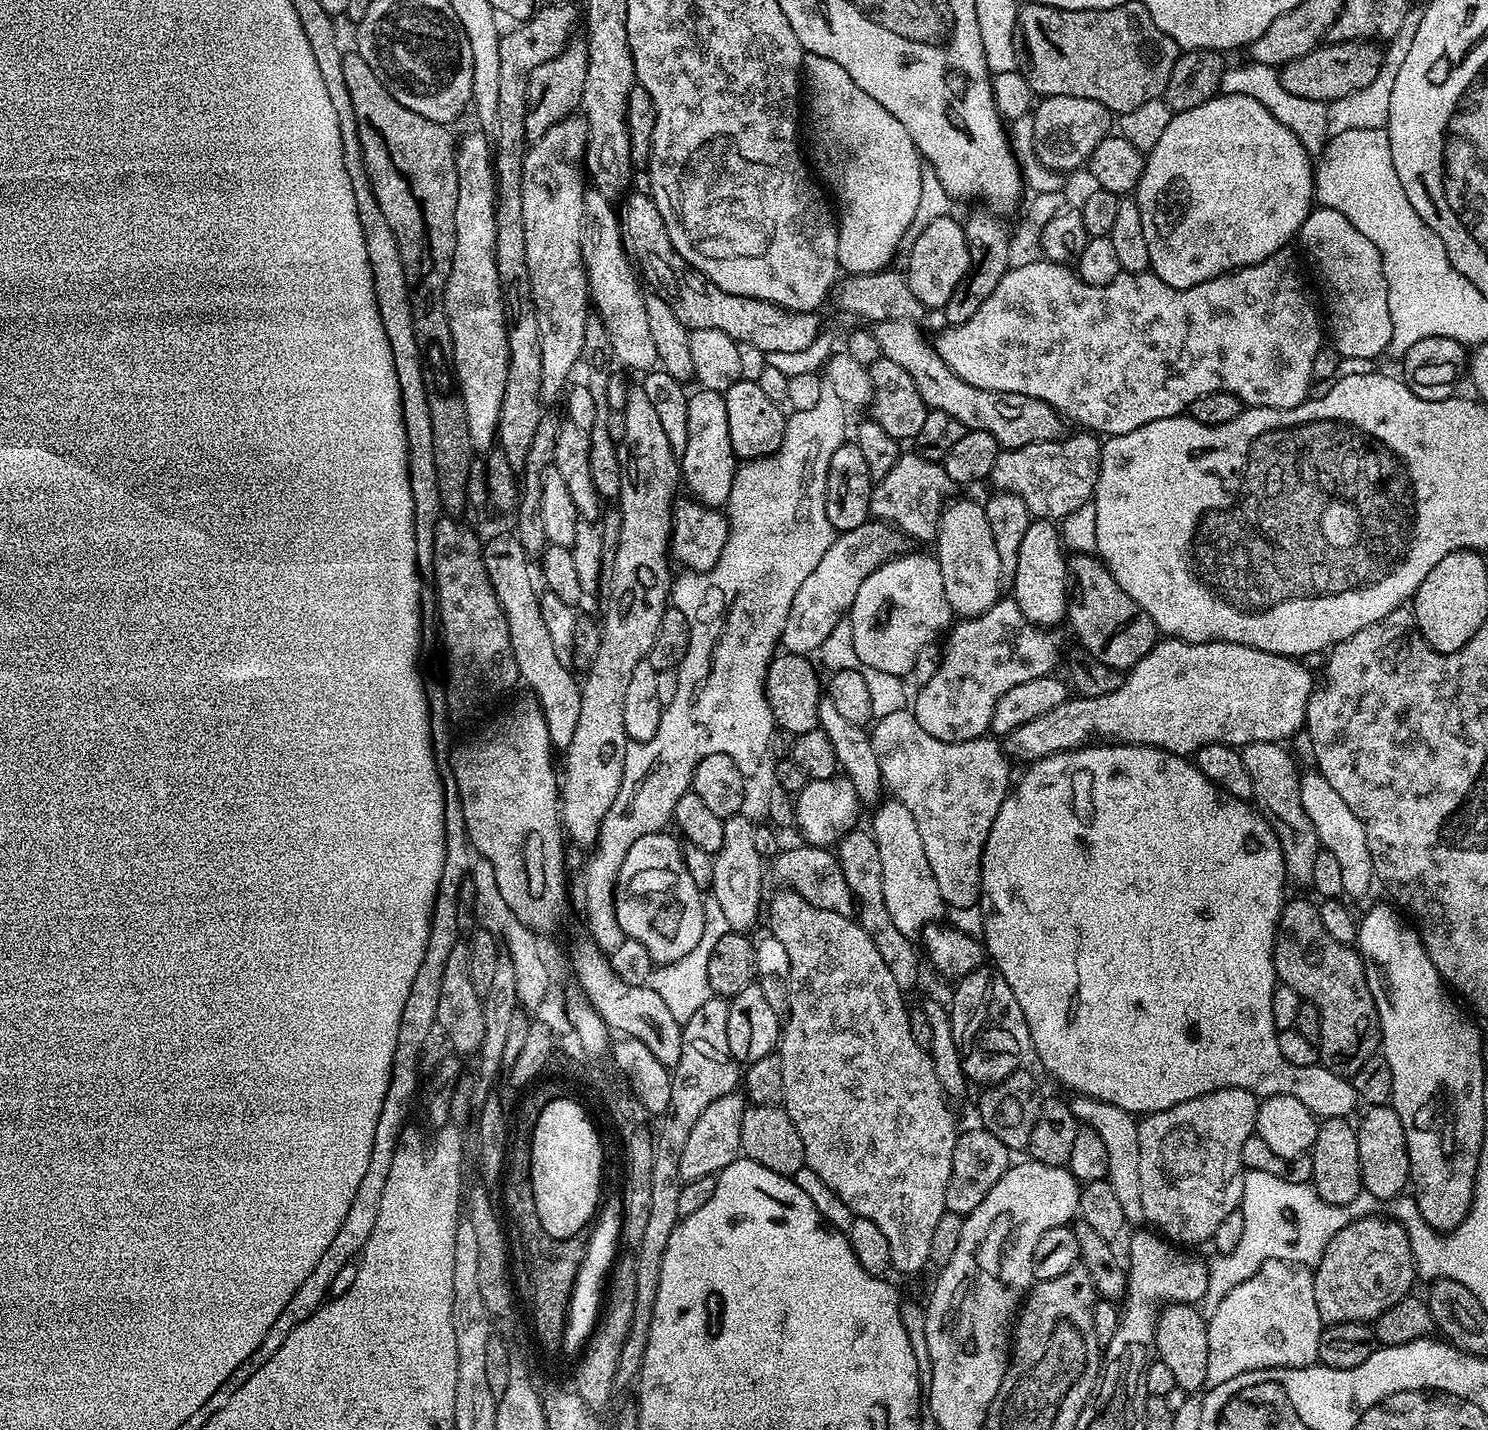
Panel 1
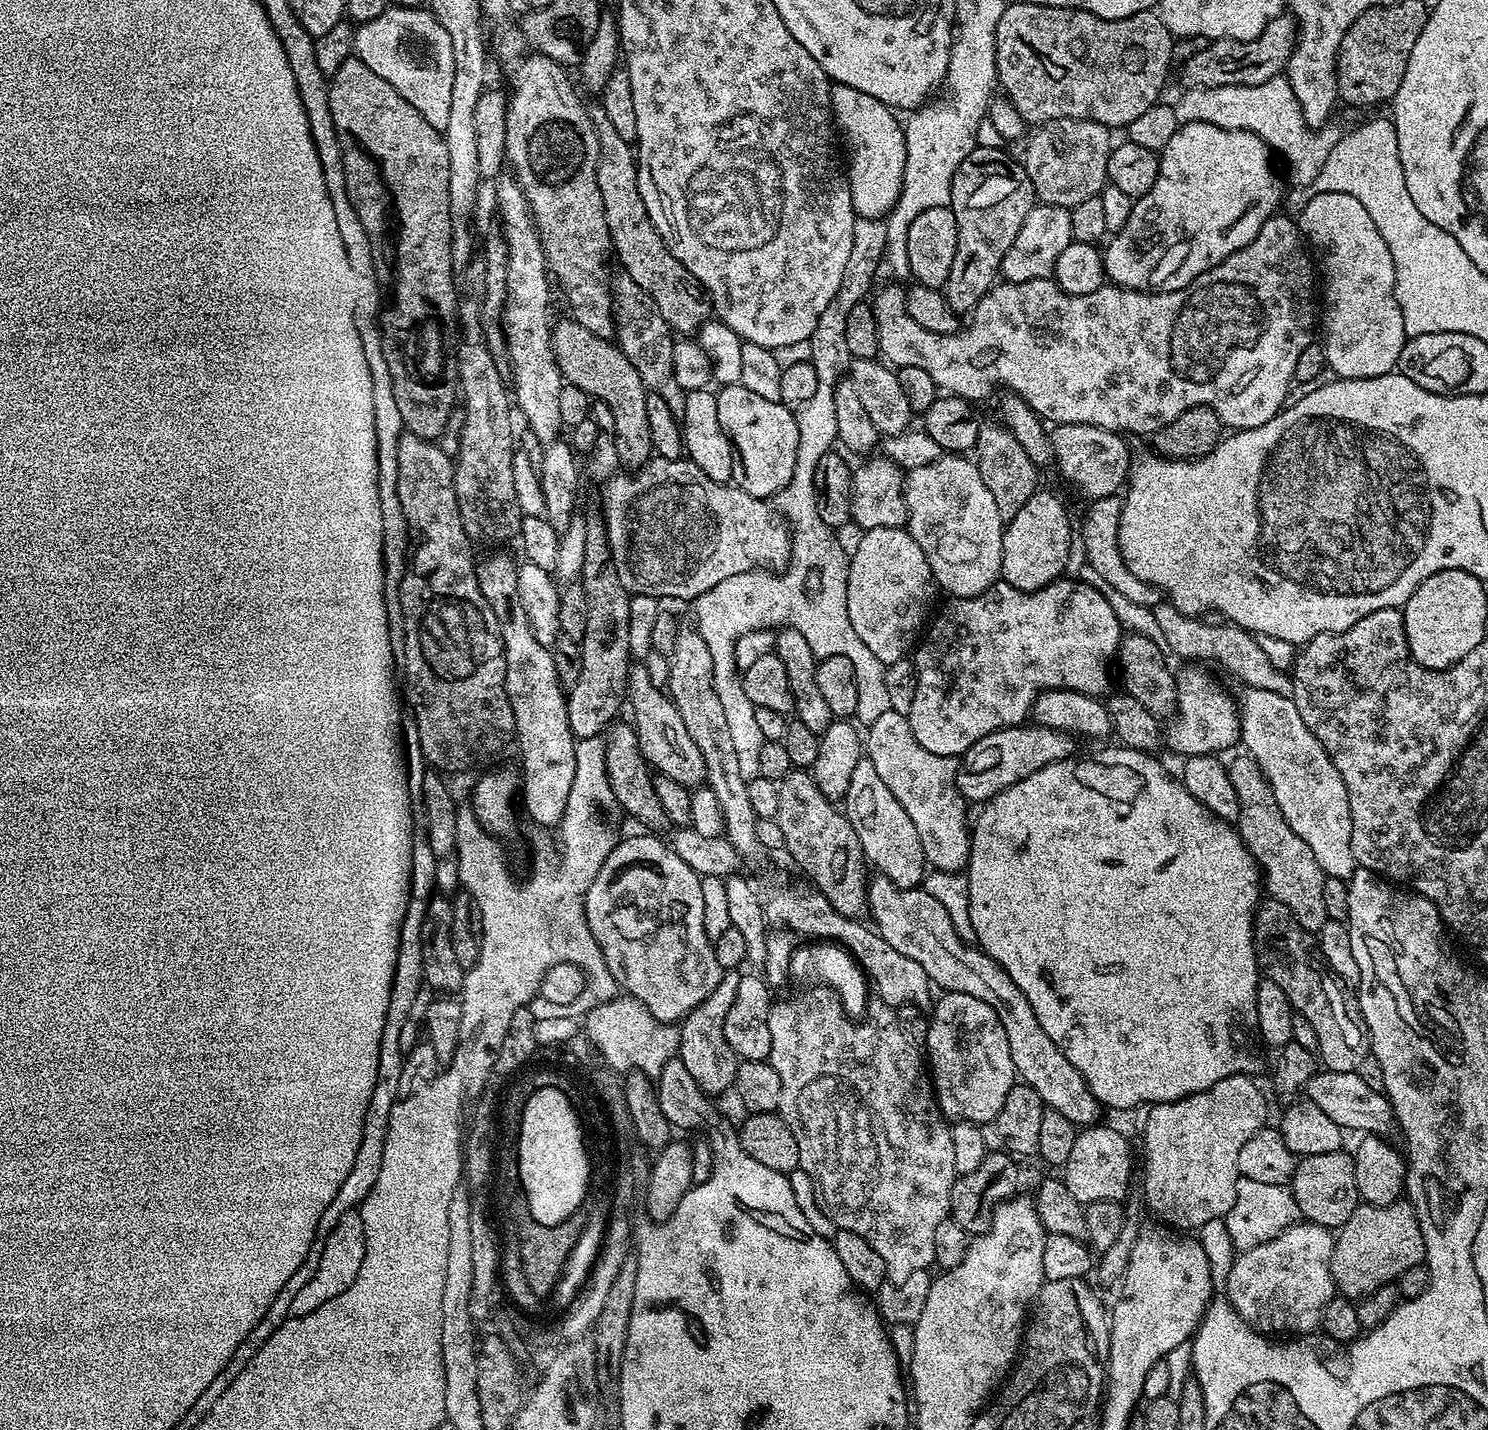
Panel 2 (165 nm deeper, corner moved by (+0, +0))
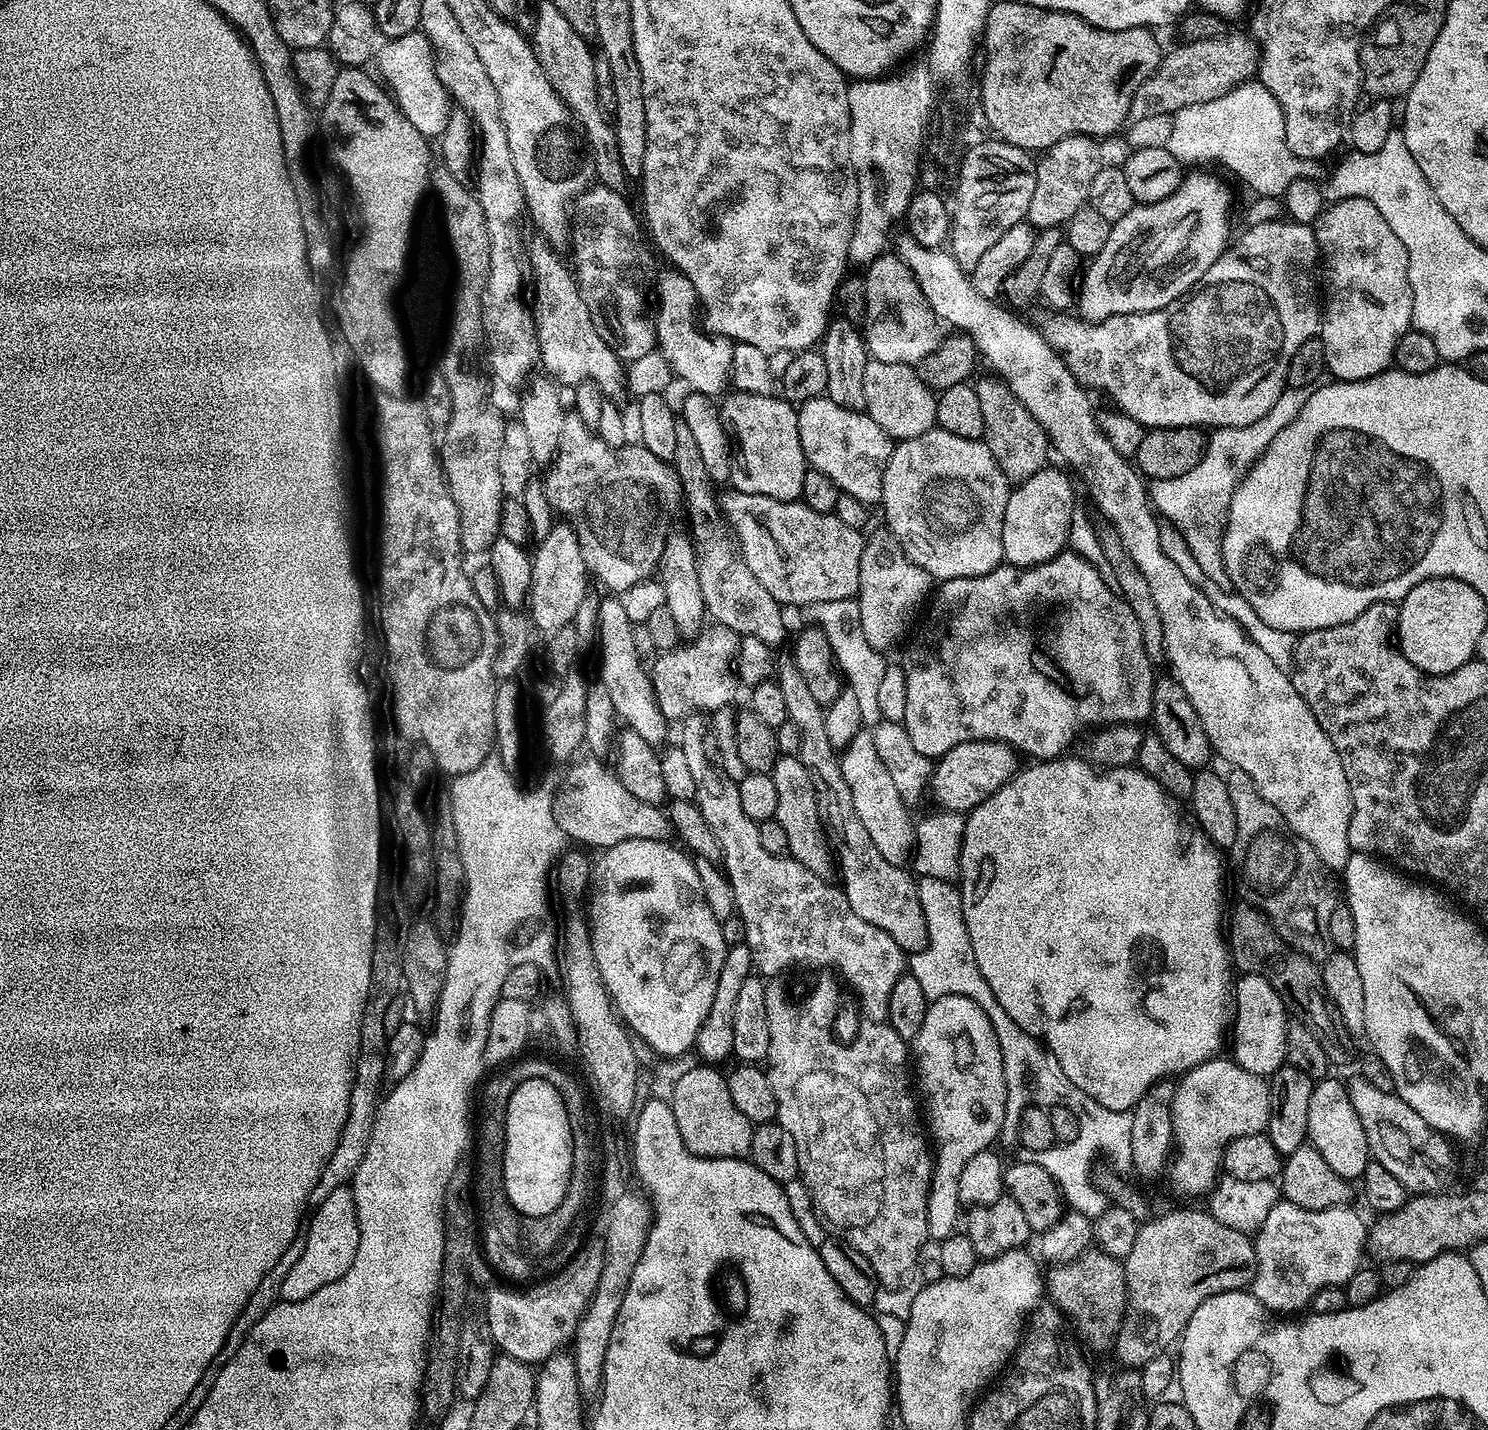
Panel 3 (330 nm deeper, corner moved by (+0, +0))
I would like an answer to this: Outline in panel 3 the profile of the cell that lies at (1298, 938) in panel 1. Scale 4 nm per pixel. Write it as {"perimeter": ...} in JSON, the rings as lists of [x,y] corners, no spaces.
{"perimeter":[[[1239,903],[1233,908],[1231,905],[1226,920],[1226,939],[1235,971],[1246,976],[1258,974],[1266,978],[1266,982],[1274,986],[1278,998],[1282,998],[1289,1017],[1301,1020],[1316,1035],[1318,1042],[1322,1042],[1322,1050],[1326,1050],[1329,1065],[1350,1063],[1354,1038],[1343,1024],[1334,1019],[1324,984],[1320,981],[1320,964],[1309,956],[1303,956],[1296,948],[1291,948],[1276,933],[1276,927],[1269,922],[1265,912],[1253,904]]]}

